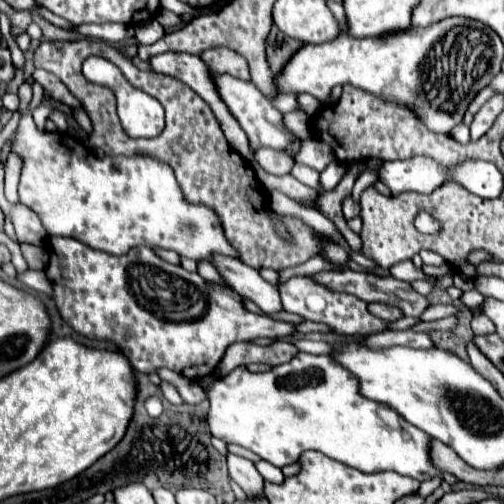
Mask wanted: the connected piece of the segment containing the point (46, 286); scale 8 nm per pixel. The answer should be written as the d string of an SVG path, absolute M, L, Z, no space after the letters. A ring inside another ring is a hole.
M27 271L27 273L21 273L19 275L19 281L23 283L23 287L27 287L27 289L33 289L33 291L37 291L37 293L43 293L43 295L47 295L49 299L53 299L53 285L51 285L51 281L47 279L47 275L45 275L45 271Z

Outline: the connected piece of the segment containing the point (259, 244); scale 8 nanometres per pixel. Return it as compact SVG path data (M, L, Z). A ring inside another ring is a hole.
M83 39L83 41L73 41L73 43L71 41L43 41L39 49L35 51L35 67L41 67L57 75L67 85L67 89L83 103L83 109L91 117L93 129L95 129L87 141L91 149L103 149L105 155L113 155L113 157L115 155L125 155L125 157L147 155L147 157L167 163L175 171L177 183L185 199L195 205L205 205L217 213L229 245L235 249L237 257L249 267L257 271L263 267L281 271L289 267L297 267L305 263L309 257L319 253L317 233L295 217L285 217L289 231L293 231L295 243L287 245L285 241L277 239L269 223L265 191L261 189L261 183L257 183L251 163L229 147L211 107L185 83L173 77L155 73L155 71L141 71L133 65L131 59L127 59L115 47L97 39L95 41ZM89 55L101 55L113 61L117 67L121 67L125 79L129 79L133 87L143 89L145 93L153 95L165 107L165 129L161 135L153 139L133 139L123 131L121 121L117 117L113 93L107 91L105 87L97 87L89 83L81 73L81 65Z

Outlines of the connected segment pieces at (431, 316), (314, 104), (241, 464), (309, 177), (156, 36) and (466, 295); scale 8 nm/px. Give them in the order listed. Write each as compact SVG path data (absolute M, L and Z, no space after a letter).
M453 303L449 305L431 305L423 315L421 315L421 321L435 321L435 319L441 319L441 317L448 317L457 313L457 307Z
M306 93L299 94L297 100L301 110L310 117L317 115L322 108L320 102L316 98Z
M227 455L227 465L229 465L229 475L231 479L247 493L249 499L261 499L265 497L263 493L263 477L255 469L255 465L243 457L237 455Z
M295 165L295 167L291 169L291 175L295 175L301 183L311 185L313 189L317 189L317 191L321 193L321 187L319 187L319 173L317 173L315 169L305 167L305 165Z
M153 19L135 26L135 38L139 45L150 45L164 36L164 28L157 19Z
M474 288L472 291L463 292L460 300L466 307L476 308L483 303L484 296Z

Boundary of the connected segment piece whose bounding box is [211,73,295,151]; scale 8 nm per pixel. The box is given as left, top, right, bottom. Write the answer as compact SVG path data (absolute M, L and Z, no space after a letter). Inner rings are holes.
M211 73L211 77L213 77L213 83L215 83L217 93L221 95L223 103L229 107L229 111L237 119L237 123L245 129L251 151L257 151L261 147L271 147L271 149L283 151L285 143L289 143L289 139L295 139L295 135L291 135L285 129L283 115L271 105L271 99L267 99L251 81L241 81L237 77L221 75L221 73Z

